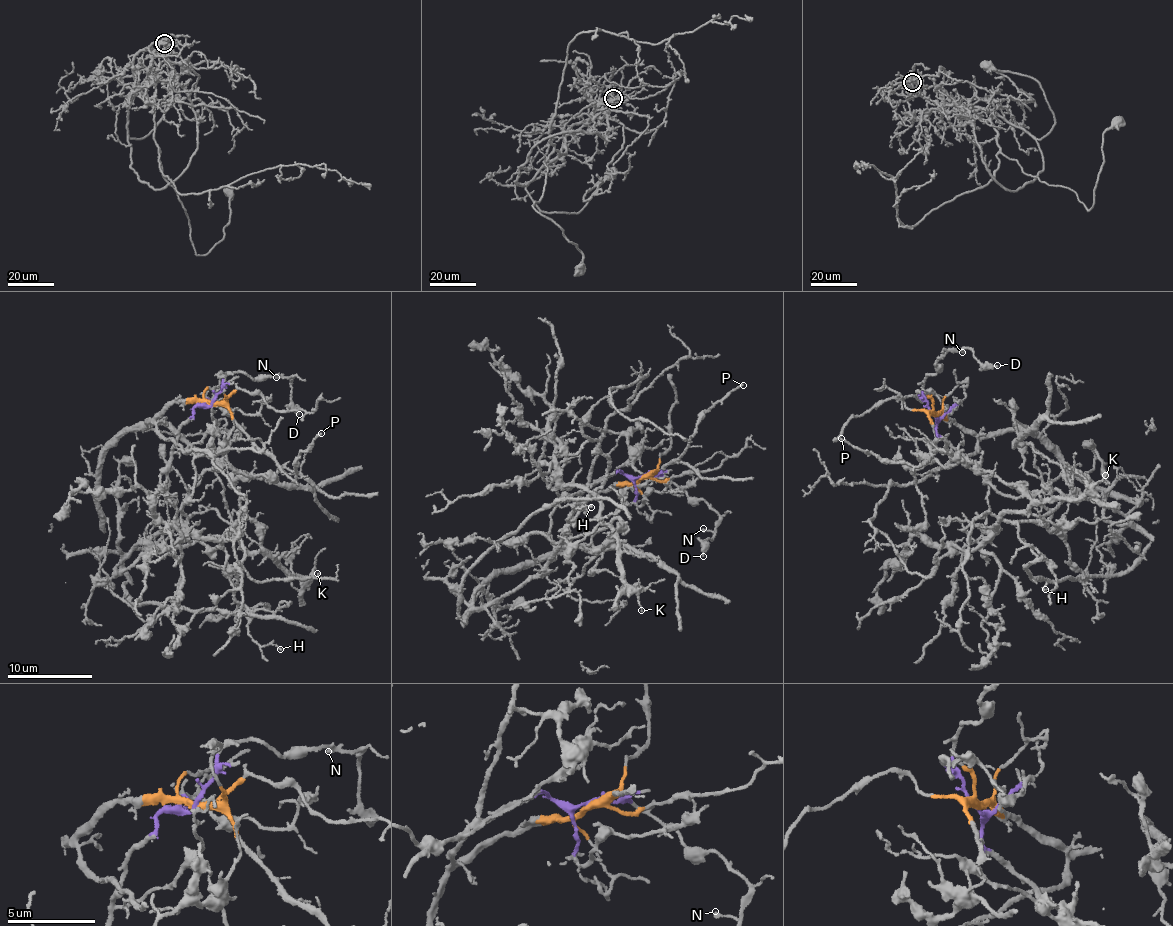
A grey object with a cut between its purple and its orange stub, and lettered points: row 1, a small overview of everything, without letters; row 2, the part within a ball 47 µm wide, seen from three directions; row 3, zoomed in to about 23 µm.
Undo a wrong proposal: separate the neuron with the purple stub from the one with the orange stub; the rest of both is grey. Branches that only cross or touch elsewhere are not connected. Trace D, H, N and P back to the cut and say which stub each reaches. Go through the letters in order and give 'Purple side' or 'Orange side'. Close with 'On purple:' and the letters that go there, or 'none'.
D: Purple side
H: Purple side
N: Purple side
P: Orange side
On purple: D, H, N

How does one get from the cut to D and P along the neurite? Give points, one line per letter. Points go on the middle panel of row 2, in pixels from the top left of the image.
D: (641, 477), (662, 475), (688, 495), (702, 500), (719, 516), (713, 537), (704, 543), (704, 556)
P: (641, 477), (649, 476), (654, 470), (661, 470), (685, 452), (700, 415), (743, 385)

